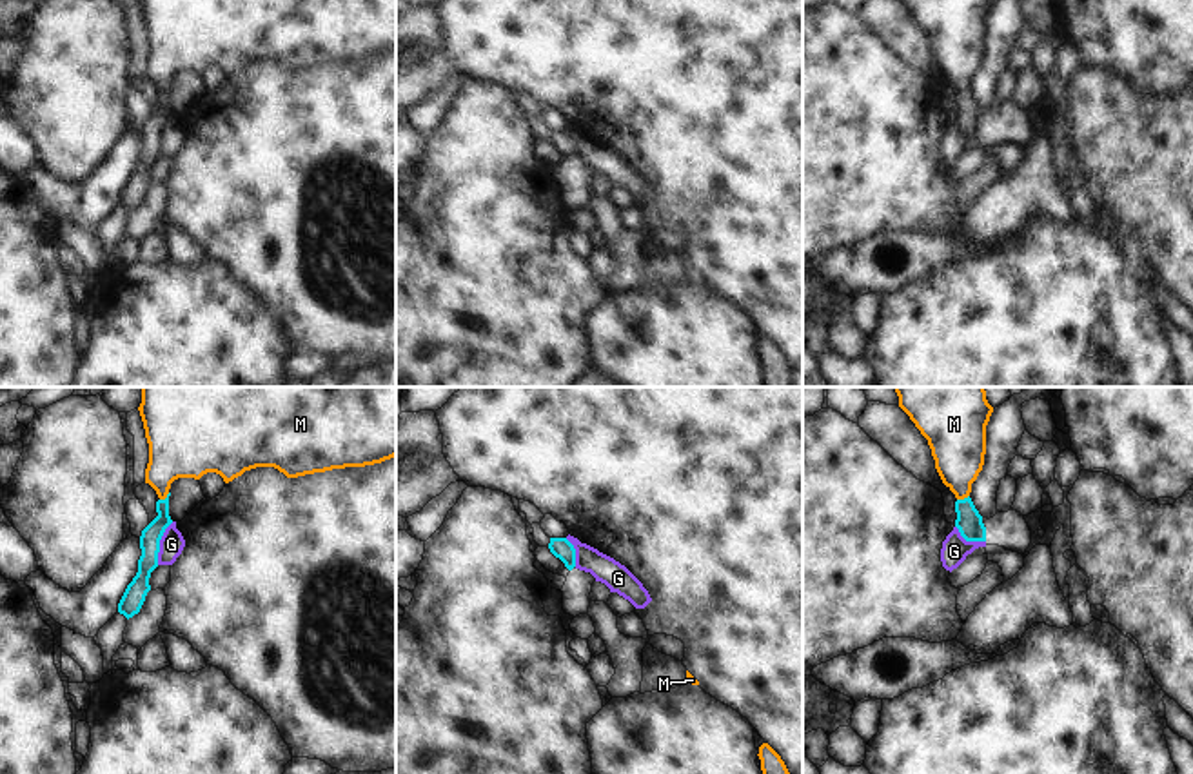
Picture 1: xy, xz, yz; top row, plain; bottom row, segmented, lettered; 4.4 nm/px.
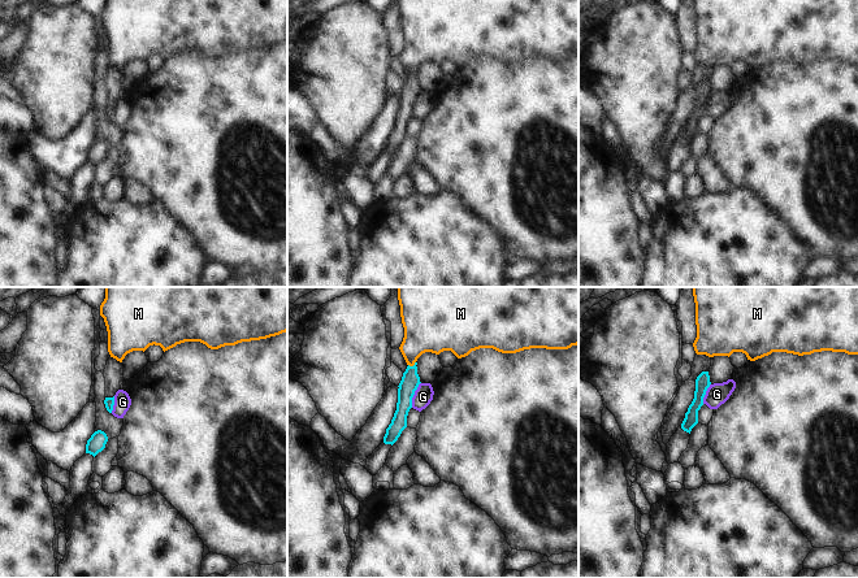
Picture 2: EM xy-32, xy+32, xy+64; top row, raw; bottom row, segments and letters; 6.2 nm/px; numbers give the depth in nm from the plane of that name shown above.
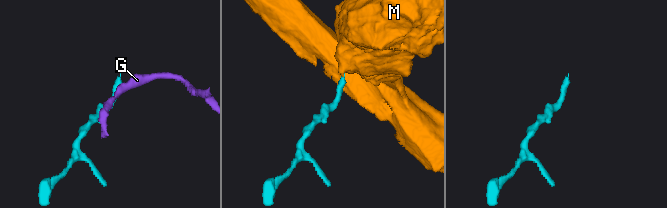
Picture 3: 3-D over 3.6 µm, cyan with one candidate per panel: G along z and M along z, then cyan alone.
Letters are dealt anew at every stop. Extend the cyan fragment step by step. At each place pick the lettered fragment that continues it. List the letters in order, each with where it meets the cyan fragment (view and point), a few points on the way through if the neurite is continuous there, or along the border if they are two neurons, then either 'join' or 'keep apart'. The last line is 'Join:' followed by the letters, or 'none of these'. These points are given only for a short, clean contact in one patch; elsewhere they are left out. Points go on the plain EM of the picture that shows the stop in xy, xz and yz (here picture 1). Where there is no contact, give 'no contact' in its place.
G: xy (158, 137) | along xy (173, 115), (160, 133), (157, 157) | keep apart
M: yz (965, 91) | across yz (968, 115), (965, 91), (959, 77), (957, 37) | join
Join: M

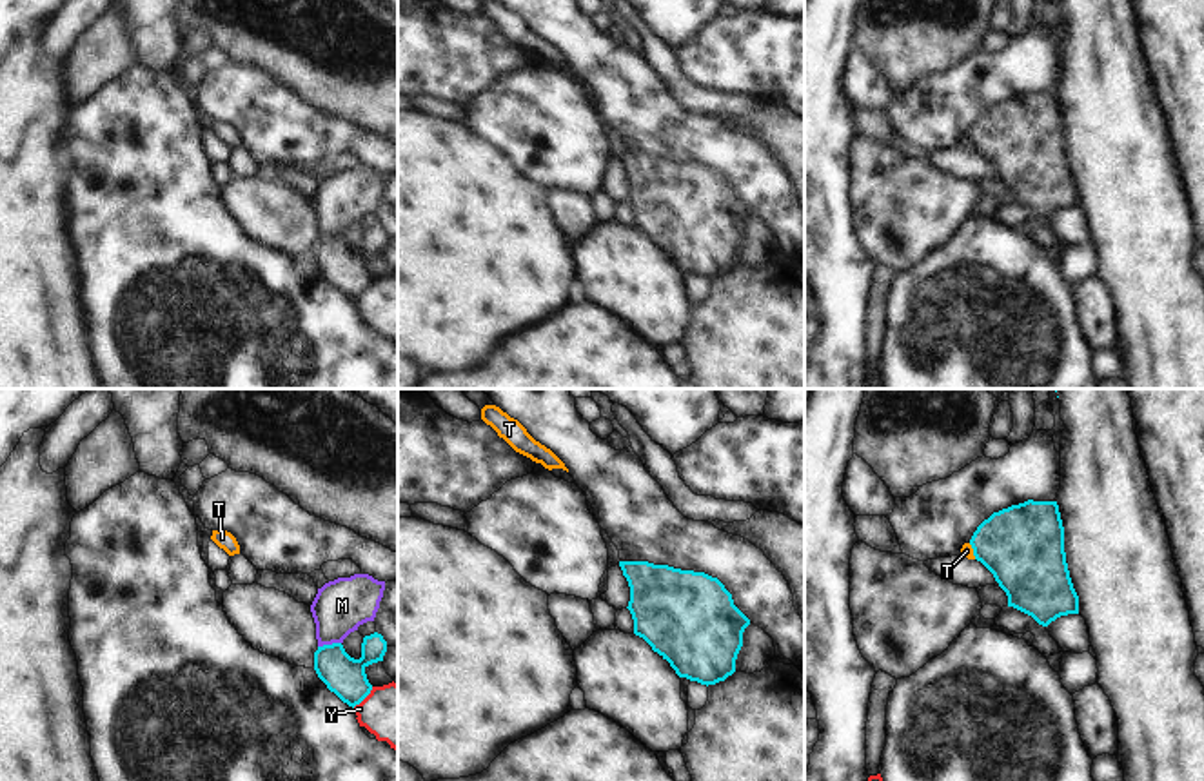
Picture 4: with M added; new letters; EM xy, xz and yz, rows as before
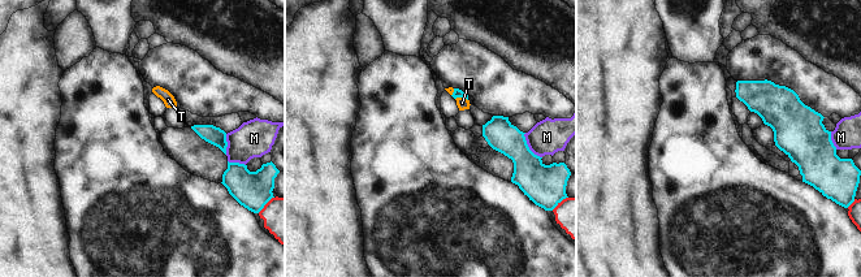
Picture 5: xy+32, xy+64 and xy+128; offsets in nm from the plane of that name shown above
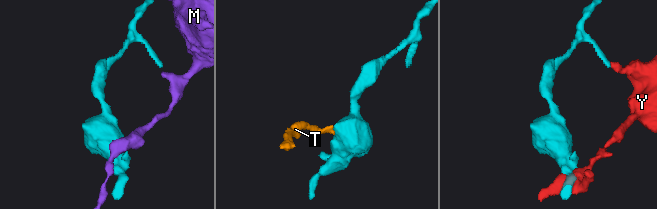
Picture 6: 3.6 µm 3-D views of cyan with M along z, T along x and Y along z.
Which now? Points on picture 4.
M: xy (329, 238) | keep apart
T: yz (974, 144) | along yz (968, 137), (976, 151) | keep apart
Y: xy (364, 291) | keep apart
Join: none of these

